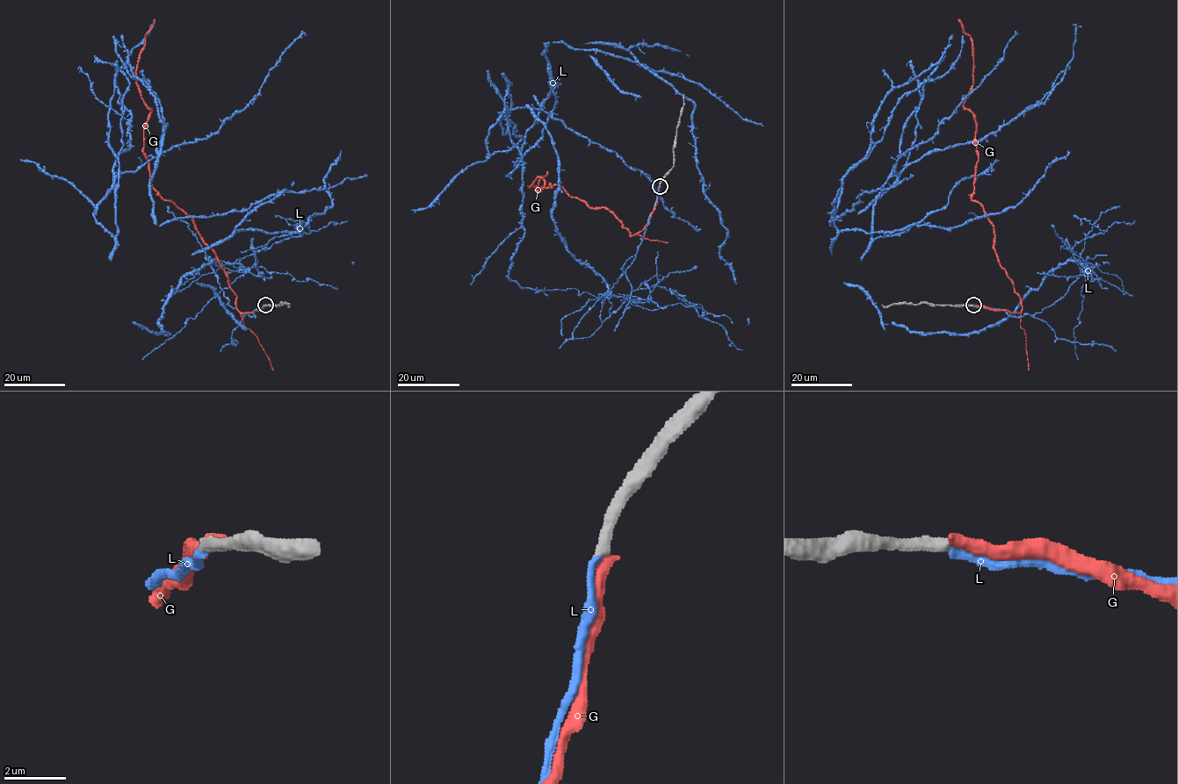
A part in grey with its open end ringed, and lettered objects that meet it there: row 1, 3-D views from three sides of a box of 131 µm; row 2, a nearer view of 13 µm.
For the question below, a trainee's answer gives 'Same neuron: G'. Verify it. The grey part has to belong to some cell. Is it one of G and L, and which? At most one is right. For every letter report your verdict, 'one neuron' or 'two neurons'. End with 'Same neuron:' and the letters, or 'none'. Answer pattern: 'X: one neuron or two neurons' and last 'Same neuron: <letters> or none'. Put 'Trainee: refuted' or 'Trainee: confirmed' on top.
Trainee: confirmed
G: one neuron
L: two neurons
Same neuron: G

